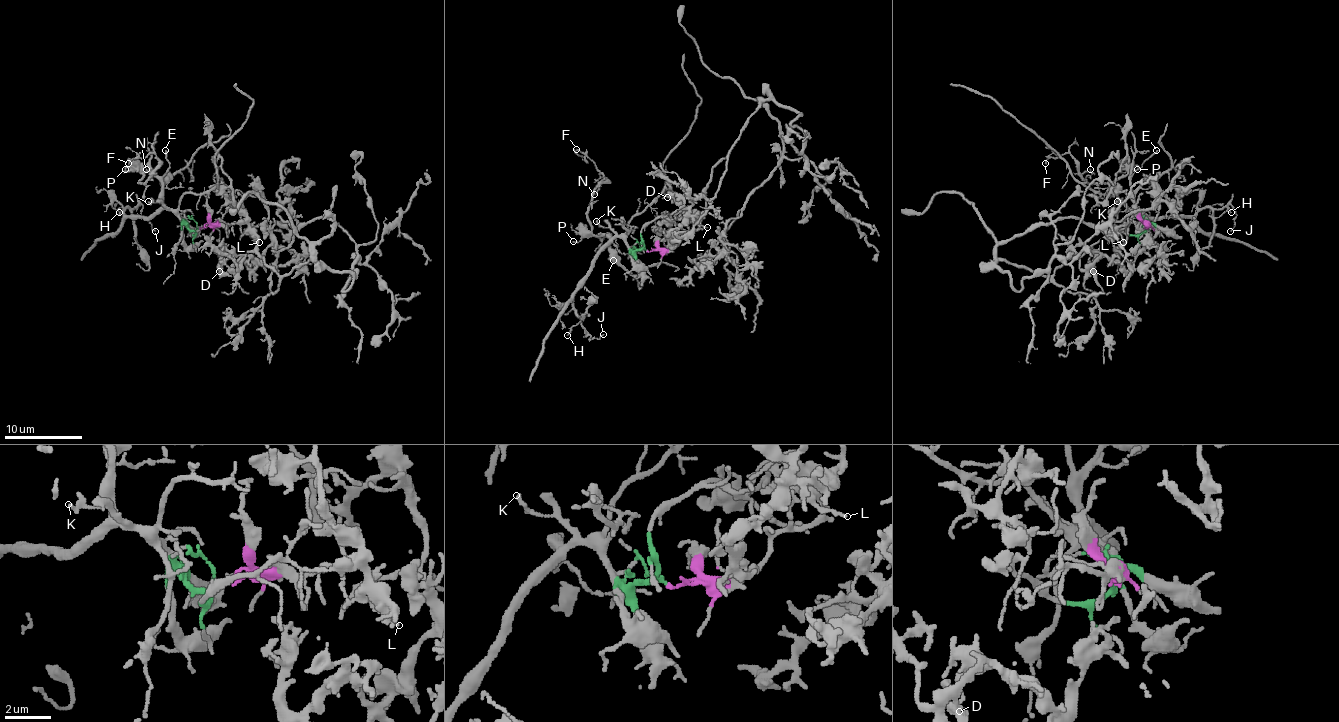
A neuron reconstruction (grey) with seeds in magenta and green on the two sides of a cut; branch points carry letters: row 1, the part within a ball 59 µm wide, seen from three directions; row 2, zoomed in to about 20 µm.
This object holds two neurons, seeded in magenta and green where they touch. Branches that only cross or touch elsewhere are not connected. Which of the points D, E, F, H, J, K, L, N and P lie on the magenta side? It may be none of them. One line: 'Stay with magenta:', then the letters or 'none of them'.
Stay with magenta: D, L

